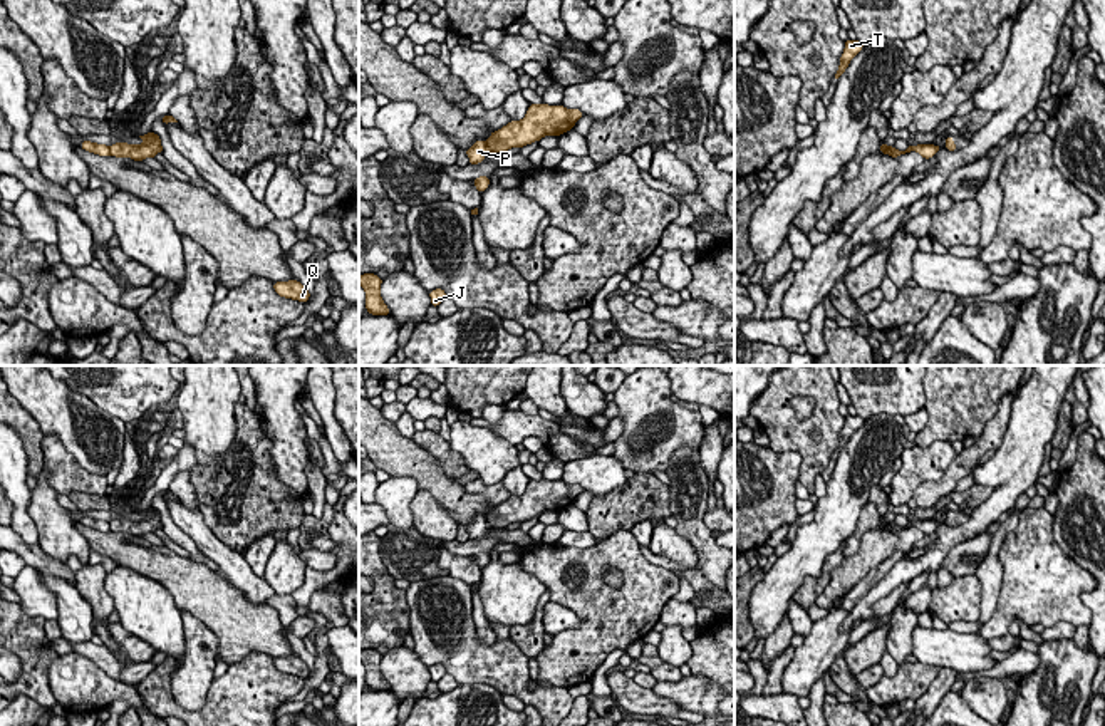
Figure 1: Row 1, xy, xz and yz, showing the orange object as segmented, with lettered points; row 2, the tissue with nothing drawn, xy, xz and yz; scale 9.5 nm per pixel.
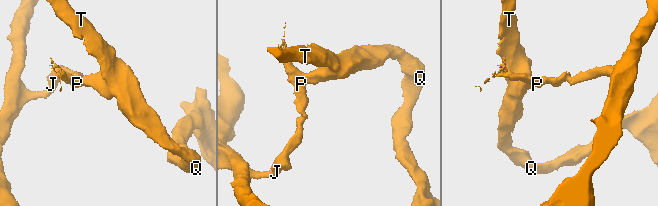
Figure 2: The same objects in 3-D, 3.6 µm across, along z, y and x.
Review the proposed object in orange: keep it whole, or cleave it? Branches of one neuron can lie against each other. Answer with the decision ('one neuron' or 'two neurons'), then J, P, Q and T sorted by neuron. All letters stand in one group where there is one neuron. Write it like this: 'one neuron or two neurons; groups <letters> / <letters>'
two neurons; groups J P / Q T

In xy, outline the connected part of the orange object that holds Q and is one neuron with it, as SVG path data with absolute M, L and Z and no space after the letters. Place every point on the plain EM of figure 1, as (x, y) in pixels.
M298 656L277 657L273 666L285 674L298 676L305 679L310 674L309 666Z

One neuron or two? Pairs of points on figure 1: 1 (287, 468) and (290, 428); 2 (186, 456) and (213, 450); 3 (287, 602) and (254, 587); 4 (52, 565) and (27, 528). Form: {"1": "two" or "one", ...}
{"1": "one", "2": "two", "3": "two", "4": "two"}

